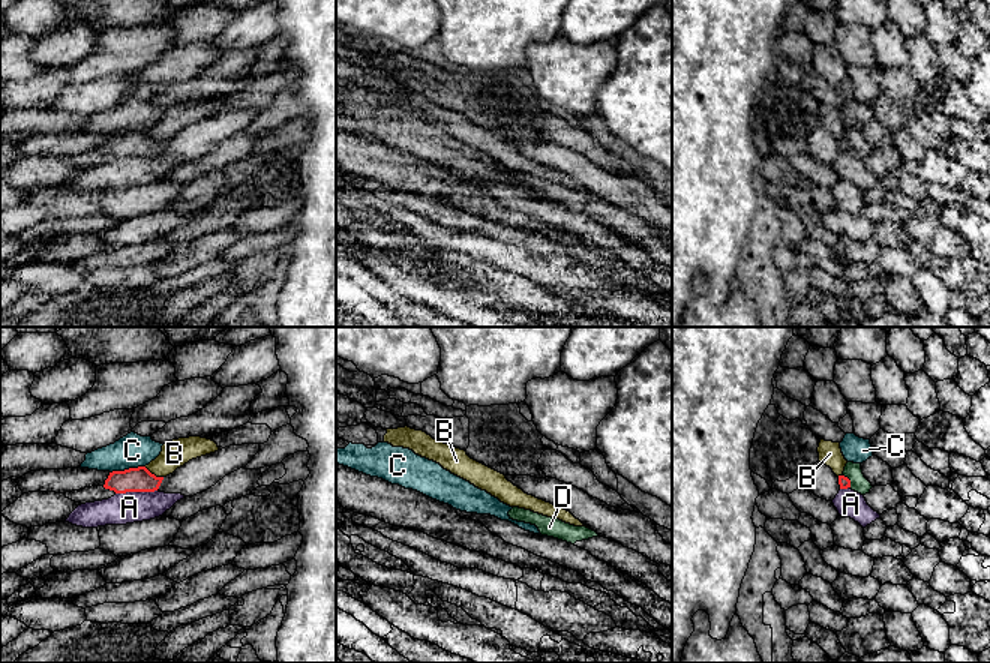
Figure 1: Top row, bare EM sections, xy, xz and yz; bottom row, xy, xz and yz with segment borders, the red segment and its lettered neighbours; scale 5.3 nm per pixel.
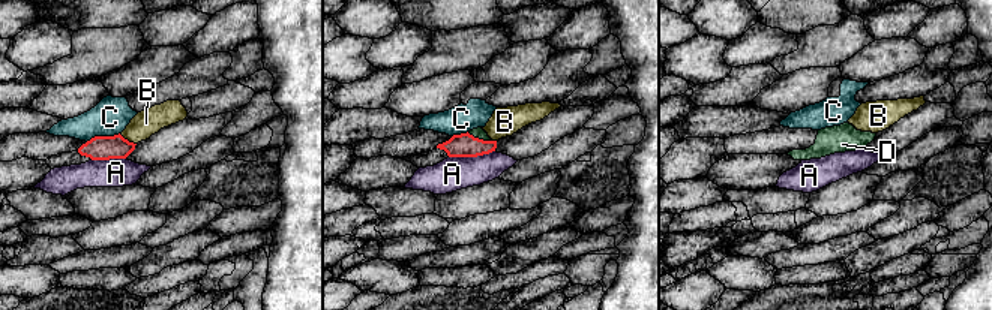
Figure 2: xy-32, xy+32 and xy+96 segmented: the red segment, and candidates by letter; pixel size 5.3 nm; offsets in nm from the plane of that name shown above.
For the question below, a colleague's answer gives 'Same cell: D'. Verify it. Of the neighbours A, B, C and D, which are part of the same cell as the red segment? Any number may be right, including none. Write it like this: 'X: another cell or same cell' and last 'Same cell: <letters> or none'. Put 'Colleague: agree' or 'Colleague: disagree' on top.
Colleague: agree
A: another cell
B: another cell
C: another cell
D: same cell
Same cell: D

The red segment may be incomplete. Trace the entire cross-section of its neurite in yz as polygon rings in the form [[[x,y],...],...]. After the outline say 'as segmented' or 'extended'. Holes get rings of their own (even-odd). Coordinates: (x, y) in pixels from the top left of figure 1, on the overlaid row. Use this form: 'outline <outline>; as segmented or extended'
outline [[[848,462],[842,476],[838,476],[840,489],[850,488],[852,490],[866,495],[873,488],[864,477],[861,464]]]; extended

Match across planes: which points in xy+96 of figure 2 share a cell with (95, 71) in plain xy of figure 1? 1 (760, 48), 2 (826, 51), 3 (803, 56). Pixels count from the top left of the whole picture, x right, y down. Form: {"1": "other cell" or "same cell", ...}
{"1": "other cell", "2": "same cell", "3": "same cell"}

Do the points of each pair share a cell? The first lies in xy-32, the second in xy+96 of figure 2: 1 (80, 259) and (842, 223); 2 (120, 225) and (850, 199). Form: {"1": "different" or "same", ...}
{"1": "different", "2": "different"}

